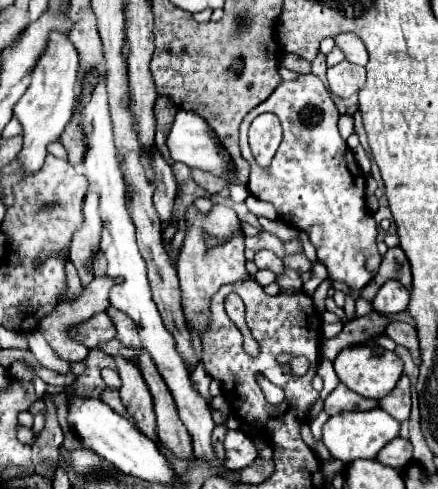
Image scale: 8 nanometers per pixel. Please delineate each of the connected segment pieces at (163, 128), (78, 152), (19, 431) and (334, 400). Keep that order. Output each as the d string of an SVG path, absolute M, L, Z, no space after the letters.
M158 98L154 104L154 116L156 116L156 148L160 150L160 154L170 162L170 166L174 166L170 154L168 154L168 146L164 142L164 138L168 138L168 126L172 126L172 118L176 116L176 106L166 98Z
M80 114L72 116L70 124L66 126L64 134L60 136L60 142L64 144L68 152L68 162L78 164L84 158L84 132L80 130Z
M16 426L16 436L18 436L18 440L22 442L22 444L26 444L26 446L32 446L34 442L36 442L36 434L34 434L34 430L32 428L26 428L26 426Z
M340 384L324 402L324 410L332 416L338 412L346 412L346 410L372 410L376 408L378 402L376 400L368 400L362 398L360 394L348 390L344 384Z

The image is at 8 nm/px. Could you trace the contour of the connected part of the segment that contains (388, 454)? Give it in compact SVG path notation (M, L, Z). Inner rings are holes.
M394 438L392 442L388 442L388 446L384 446L378 454L378 462L390 468L406 468L412 462L412 444L410 440L404 438Z

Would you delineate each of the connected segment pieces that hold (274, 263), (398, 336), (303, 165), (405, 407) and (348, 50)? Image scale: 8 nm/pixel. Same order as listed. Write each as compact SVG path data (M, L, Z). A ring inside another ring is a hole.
M260 250L260 252L256 252L254 262L256 262L258 268L268 268L268 270L272 270L274 274L282 274L282 272L284 272L282 260L280 260L272 250Z
M390 322L388 324L388 330L386 334L396 342L396 344L402 344L410 350L412 354L412 360L416 366L420 366L420 352L418 352L418 336L416 336L416 330L406 324L406 322Z
M314 74L298 76L296 80L282 82L260 106L246 114L240 126L240 150L252 166L248 180L250 192L274 204L282 222L310 236L332 280L346 282L352 290L362 290L376 276L382 256L376 248L378 228L366 208L366 178L338 132L338 118L340 112L322 80ZM264 112L276 114L284 130L282 144L268 168L254 164L248 146L248 128Z
M406 376L398 380L392 394L380 400L380 408L400 422L404 422L410 416L410 380Z
M344 32L344 34L338 34L334 40L336 40L336 46L340 46L342 52L346 54L348 62L354 62L354 64L360 64L360 66L368 64L366 46L360 42L360 38L356 38L356 34Z

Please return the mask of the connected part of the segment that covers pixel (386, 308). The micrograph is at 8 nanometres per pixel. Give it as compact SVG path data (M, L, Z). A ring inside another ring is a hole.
M388 280L376 294L372 306L378 312L404 312L408 308L408 302L410 292L398 280Z

